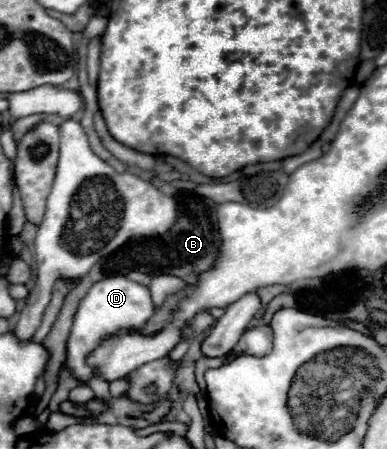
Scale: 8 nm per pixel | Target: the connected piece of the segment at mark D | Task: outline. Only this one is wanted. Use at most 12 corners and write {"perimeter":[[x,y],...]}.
{"perimeter":[[110,275],[80,300],[64,366],[86,384],[88,354],[150,320],[148,286]]}

